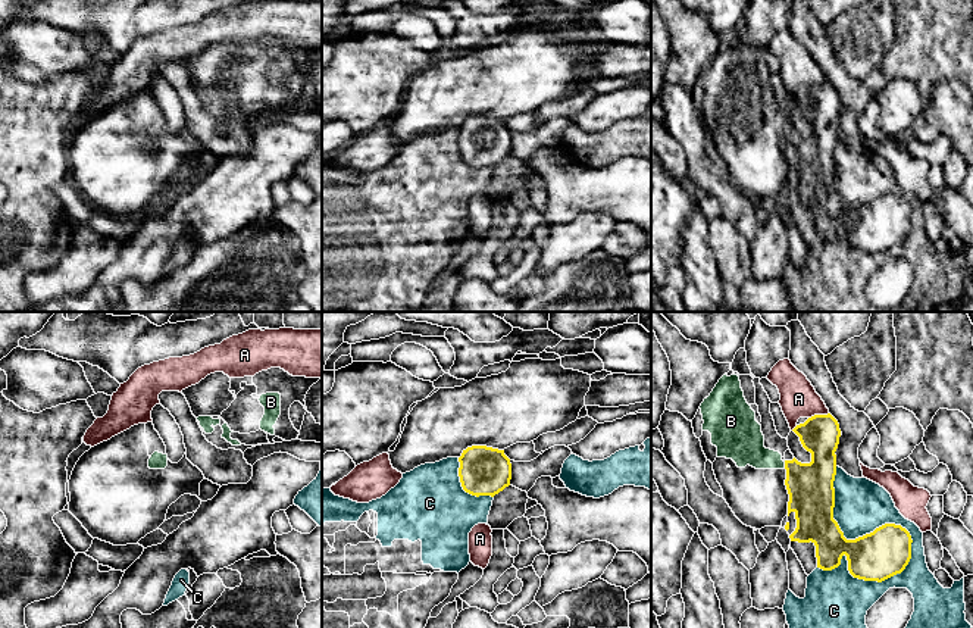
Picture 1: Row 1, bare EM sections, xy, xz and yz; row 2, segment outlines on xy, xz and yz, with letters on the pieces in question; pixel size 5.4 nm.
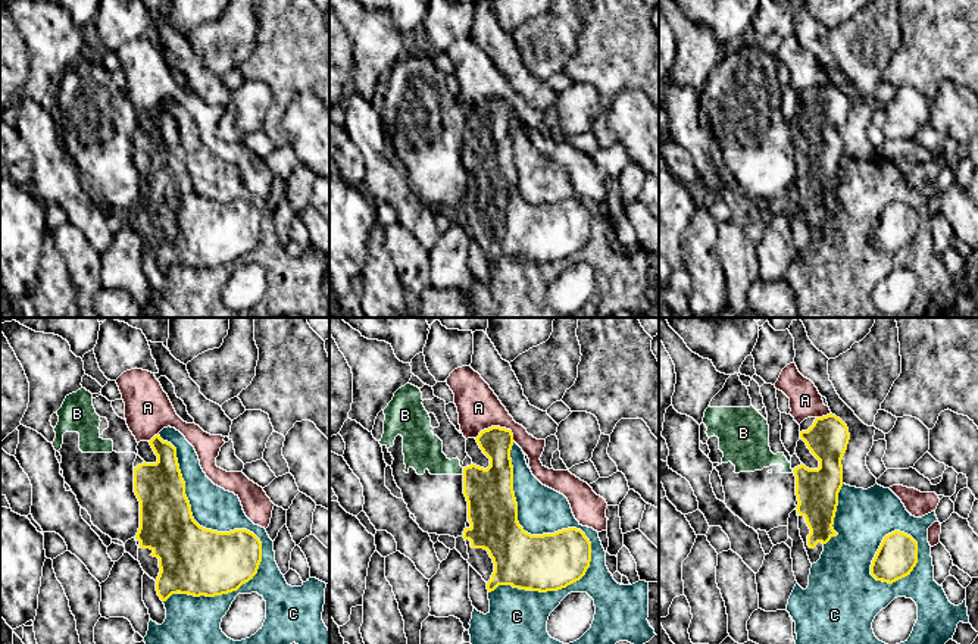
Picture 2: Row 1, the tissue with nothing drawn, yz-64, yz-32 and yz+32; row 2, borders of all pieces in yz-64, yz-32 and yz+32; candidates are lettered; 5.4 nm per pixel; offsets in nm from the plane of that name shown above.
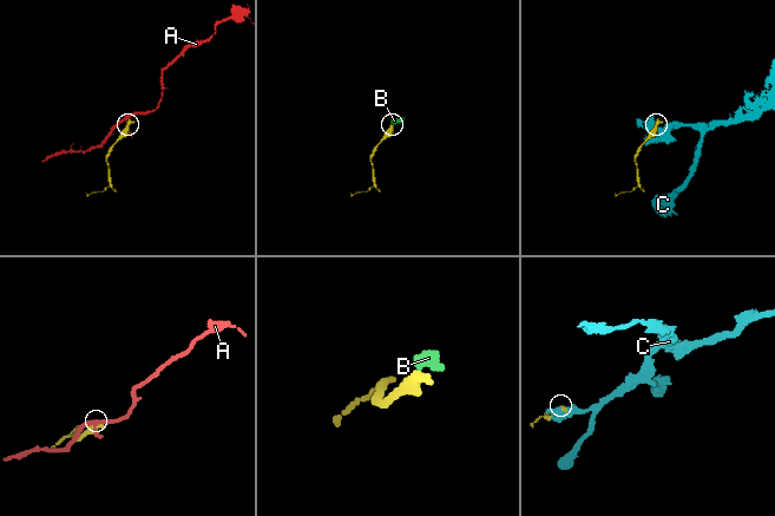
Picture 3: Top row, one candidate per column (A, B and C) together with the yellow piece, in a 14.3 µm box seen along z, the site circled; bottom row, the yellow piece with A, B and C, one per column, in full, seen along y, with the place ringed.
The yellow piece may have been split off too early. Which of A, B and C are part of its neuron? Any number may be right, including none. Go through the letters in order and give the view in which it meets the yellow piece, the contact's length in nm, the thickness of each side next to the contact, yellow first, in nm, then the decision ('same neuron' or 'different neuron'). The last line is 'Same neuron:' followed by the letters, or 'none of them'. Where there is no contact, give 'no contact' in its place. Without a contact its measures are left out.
A: yz | 120 nm | 220/200 nm | different neuron
B: yz | 40 nm | 260/200 nm | different neuron
C: yz | 700 nm | 260/280 nm | different neuron
Same neuron: none of them

